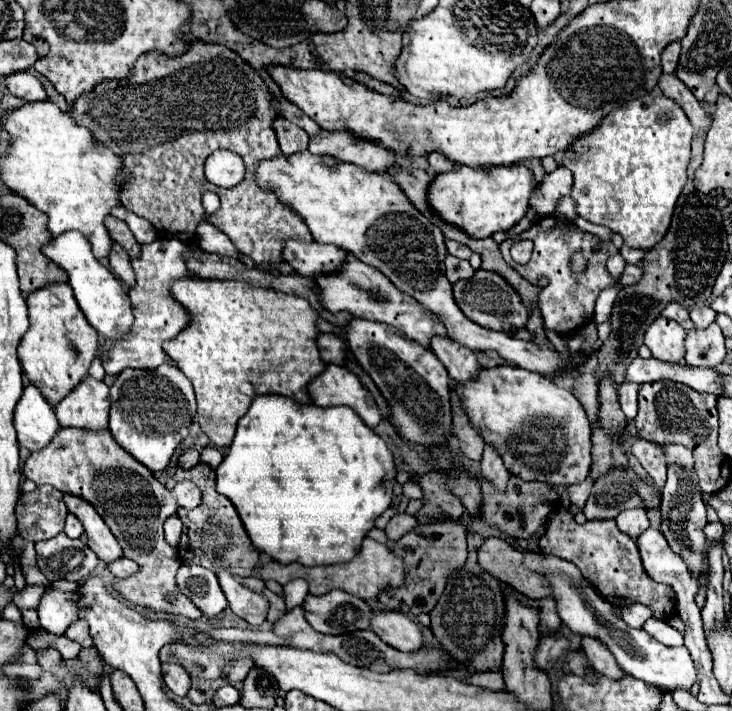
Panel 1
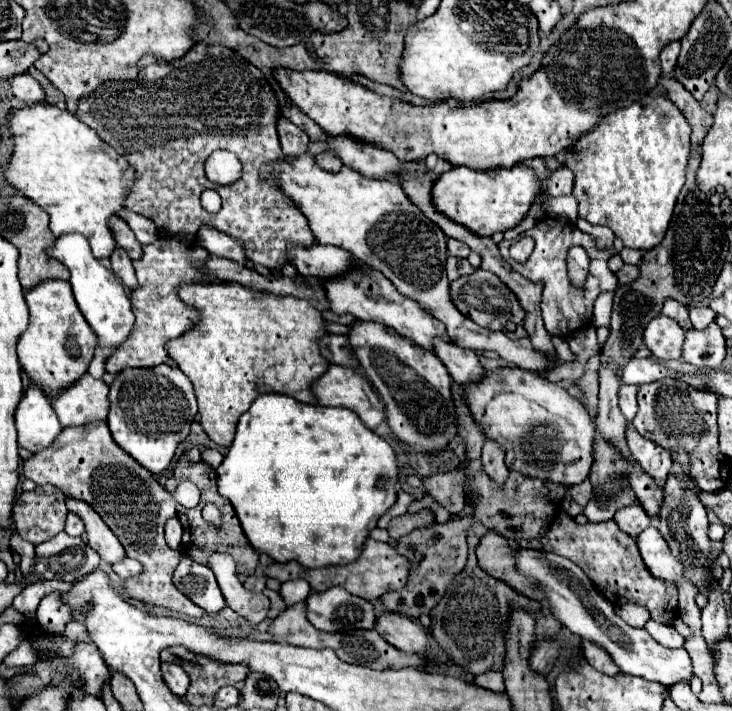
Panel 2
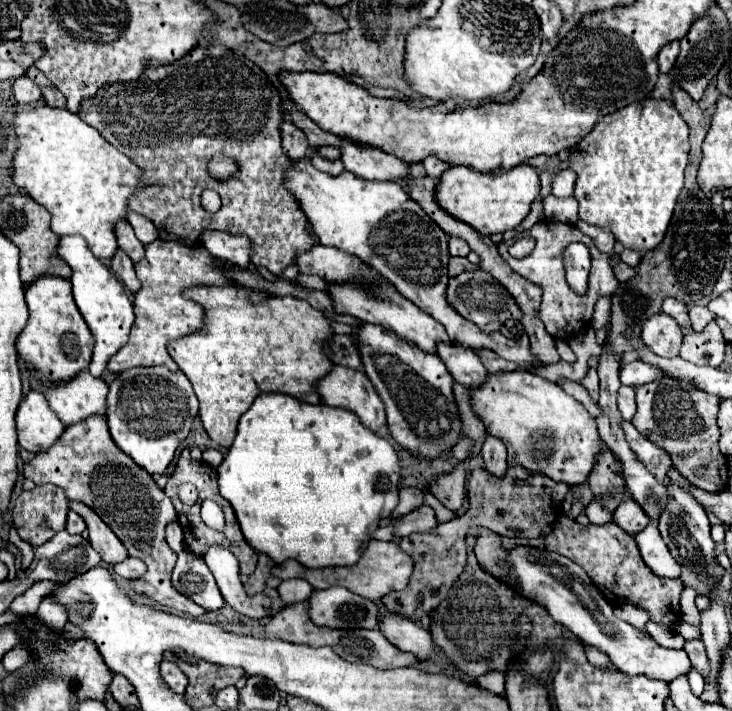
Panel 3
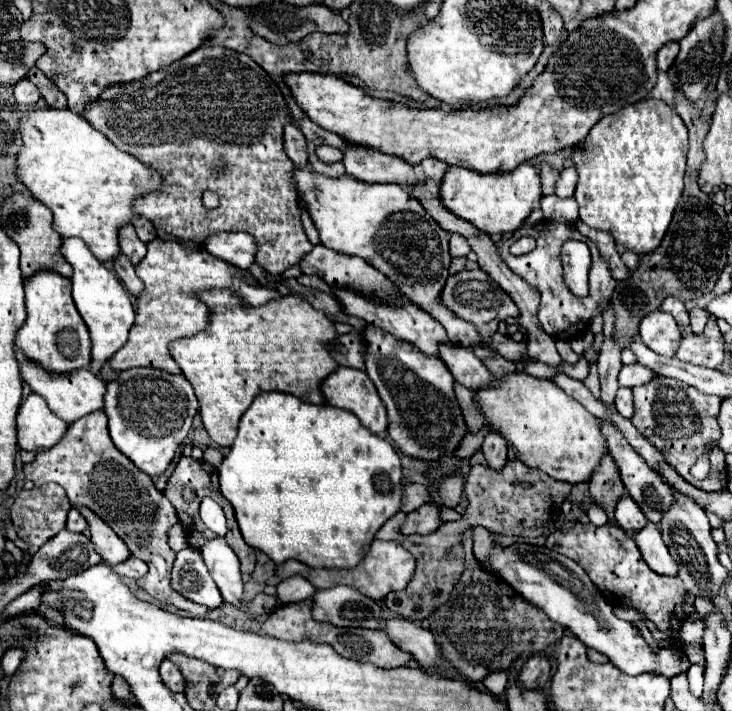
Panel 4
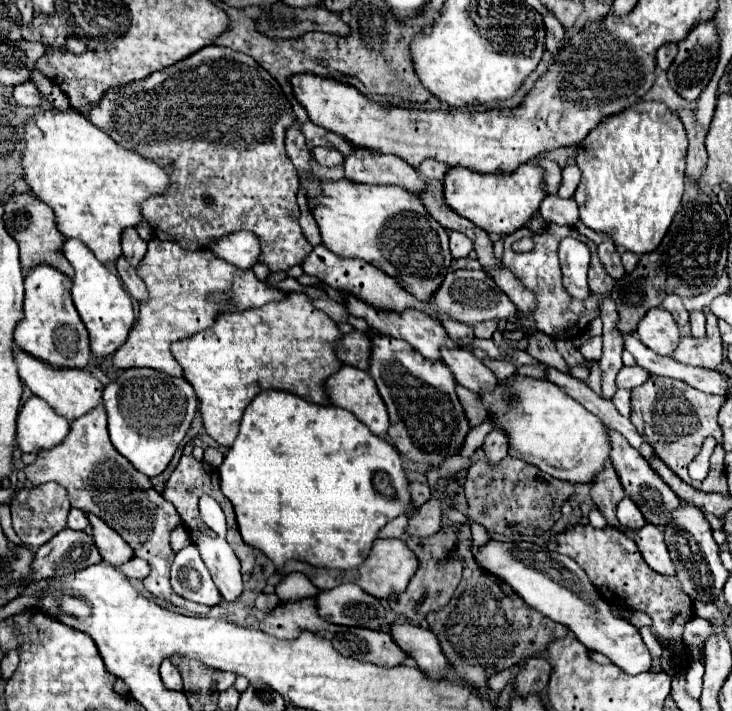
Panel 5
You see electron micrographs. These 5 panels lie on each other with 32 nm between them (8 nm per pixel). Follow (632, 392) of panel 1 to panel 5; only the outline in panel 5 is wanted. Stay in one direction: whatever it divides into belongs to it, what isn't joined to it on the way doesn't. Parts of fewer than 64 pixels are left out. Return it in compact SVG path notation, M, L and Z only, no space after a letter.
M618 390L616 396L612 398L612 404L616 406L616 410L622 416L630 418L630 412L632 412L632 406L630 406L630 390Z

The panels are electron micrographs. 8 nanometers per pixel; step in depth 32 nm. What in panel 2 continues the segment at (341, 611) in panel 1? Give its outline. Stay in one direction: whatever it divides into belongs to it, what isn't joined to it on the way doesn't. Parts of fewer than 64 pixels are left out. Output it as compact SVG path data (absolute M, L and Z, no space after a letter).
M330 588L328 592L322 594L310 594L306 598L306 618L314 628L320 628L322 632L348 632L348 630L368 630L374 628L376 612L374 606L368 600L362 600L358 596L352 596L344 588Z

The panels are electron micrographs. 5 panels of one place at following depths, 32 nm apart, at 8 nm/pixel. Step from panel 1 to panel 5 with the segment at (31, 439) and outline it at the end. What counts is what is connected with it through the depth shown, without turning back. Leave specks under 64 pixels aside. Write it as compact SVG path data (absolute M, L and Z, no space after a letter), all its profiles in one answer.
M30 396L18 412L18 448L22 452L50 450L60 444L70 430L70 422L58 416L42 398Z

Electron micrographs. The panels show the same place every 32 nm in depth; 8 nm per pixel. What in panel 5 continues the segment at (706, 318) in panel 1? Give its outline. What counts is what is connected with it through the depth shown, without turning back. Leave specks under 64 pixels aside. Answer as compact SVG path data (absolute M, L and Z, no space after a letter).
M692 310L690 312L692 336L704 336L704 324L706 324L706 314L702 310Z

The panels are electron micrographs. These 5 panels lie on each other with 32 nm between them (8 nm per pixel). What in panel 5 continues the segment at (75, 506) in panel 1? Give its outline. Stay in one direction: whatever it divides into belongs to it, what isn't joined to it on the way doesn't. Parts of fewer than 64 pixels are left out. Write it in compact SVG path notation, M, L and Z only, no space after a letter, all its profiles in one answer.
M84 512L84 514L90 520L94 544L96 544L104 562L118 566L118 564L128 562L134 556L134 552L128 548L128 544L122 540L122 536L118 536L108 524L104 524L104 520L100 520L98 516L88 514L88 512Z

